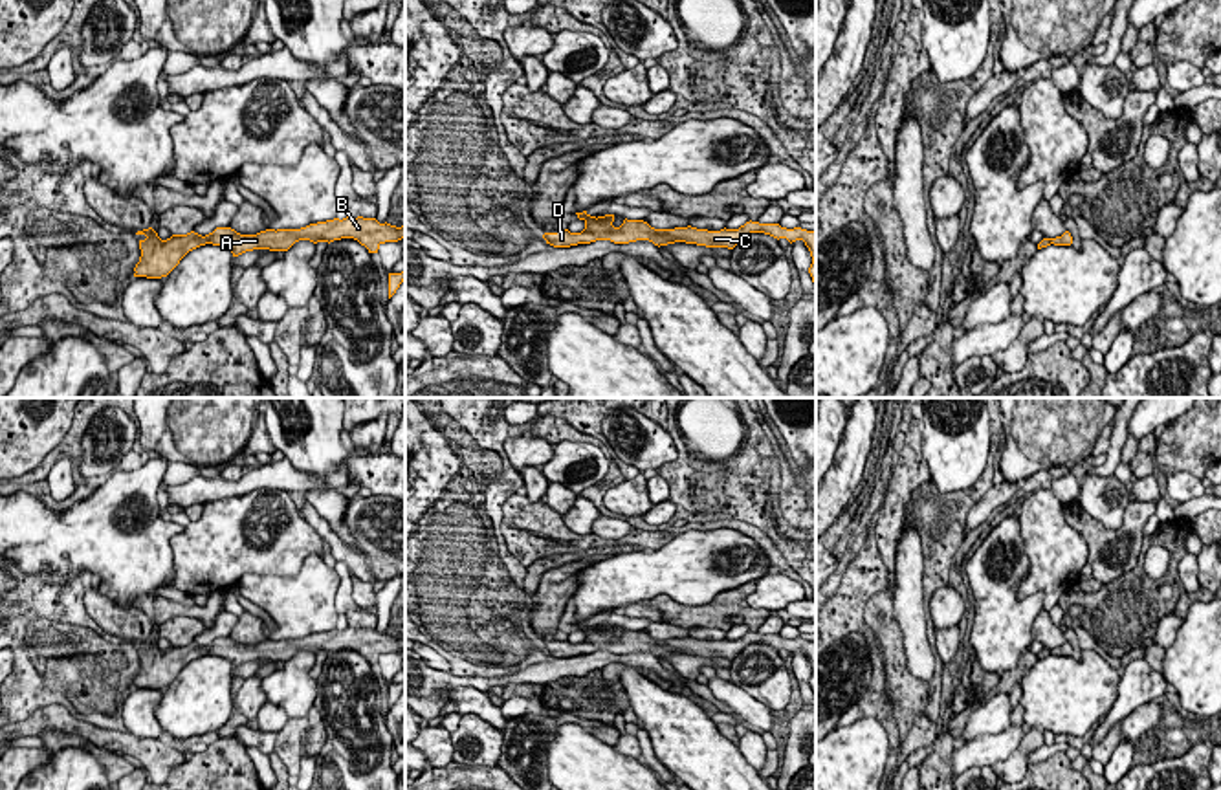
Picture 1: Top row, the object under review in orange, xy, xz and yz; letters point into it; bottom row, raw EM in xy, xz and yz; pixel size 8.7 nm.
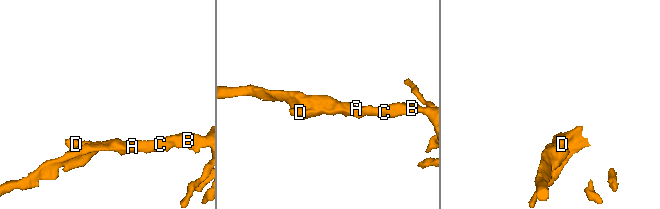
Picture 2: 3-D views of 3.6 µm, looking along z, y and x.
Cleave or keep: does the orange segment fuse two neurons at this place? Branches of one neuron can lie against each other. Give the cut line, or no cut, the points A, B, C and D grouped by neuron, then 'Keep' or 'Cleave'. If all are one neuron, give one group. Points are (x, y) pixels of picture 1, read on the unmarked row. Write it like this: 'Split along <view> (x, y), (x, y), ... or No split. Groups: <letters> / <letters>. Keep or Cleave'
No split. Groups: A B C D. Keep

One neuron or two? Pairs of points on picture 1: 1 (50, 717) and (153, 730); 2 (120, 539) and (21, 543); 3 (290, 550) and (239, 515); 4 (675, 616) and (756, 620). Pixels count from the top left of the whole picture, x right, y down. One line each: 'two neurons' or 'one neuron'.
1: two neurons
2: one neuron
3: one neuron
4: one neuron

